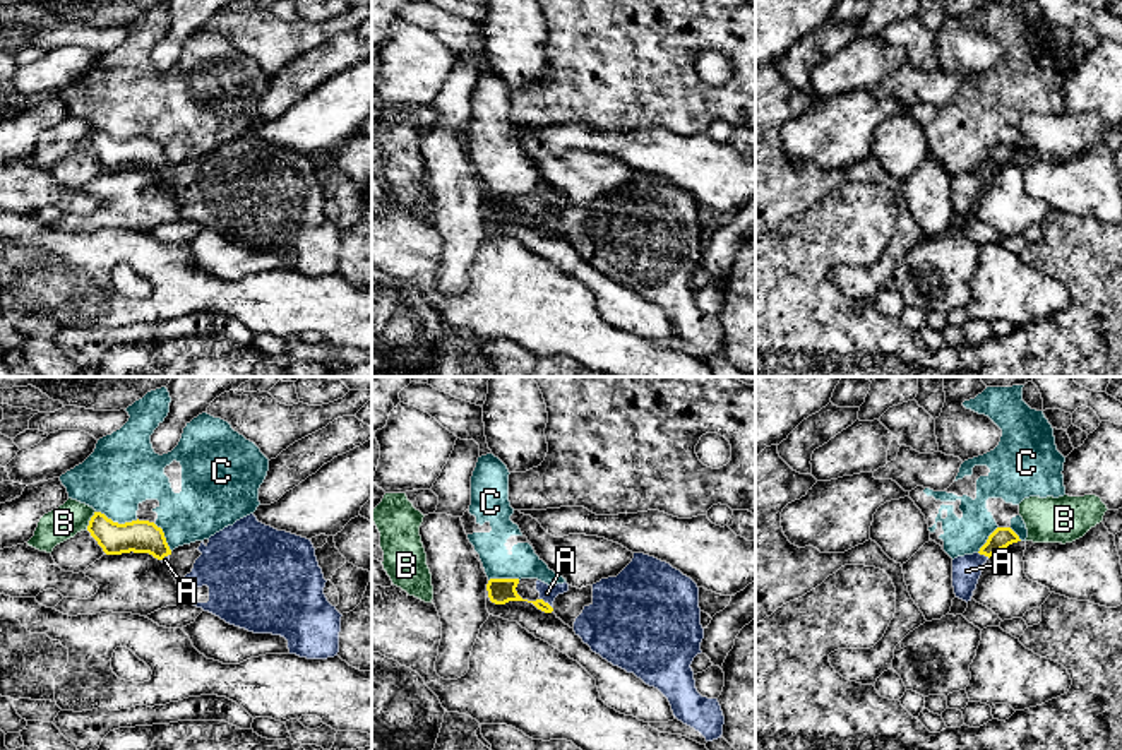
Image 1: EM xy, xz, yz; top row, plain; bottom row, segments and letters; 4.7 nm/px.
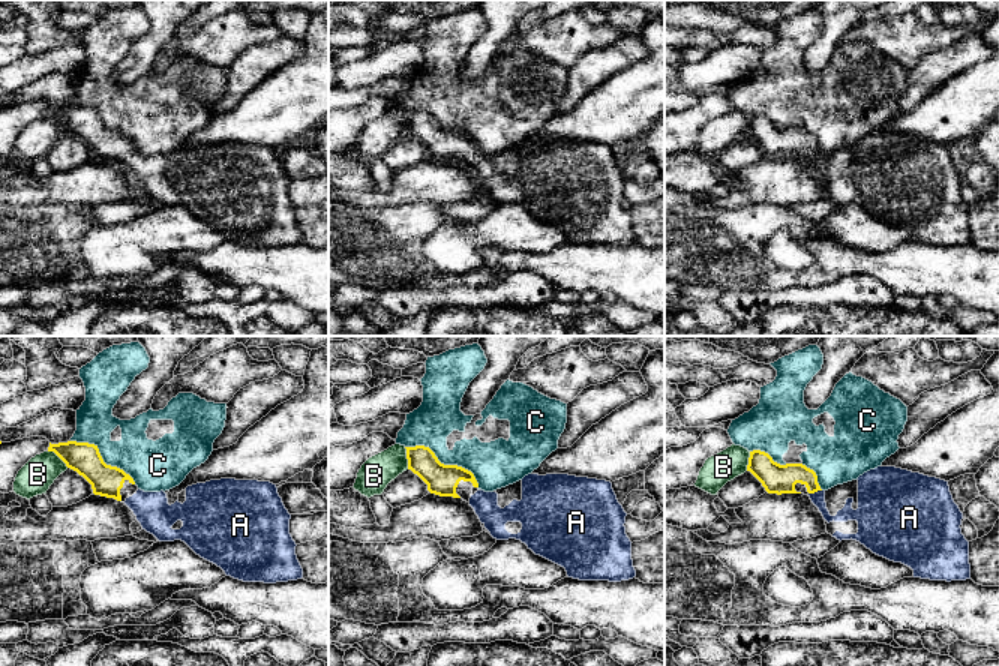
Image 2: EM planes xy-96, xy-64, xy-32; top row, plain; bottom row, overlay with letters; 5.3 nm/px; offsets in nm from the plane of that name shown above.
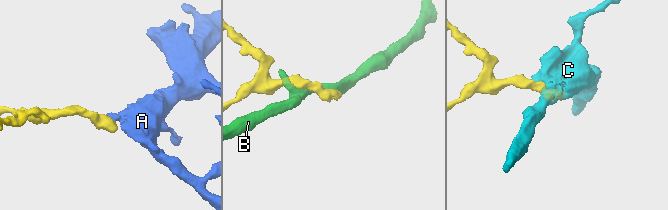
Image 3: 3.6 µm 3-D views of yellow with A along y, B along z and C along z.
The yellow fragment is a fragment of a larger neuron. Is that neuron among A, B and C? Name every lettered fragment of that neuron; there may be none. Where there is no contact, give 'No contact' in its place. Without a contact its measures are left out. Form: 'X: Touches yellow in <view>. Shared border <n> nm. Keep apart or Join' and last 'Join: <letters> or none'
A: Touches yellow in xz. Shared border 80 nm. Join
B: Touches yellow in xy. Shared border 100 nm. Keep apart
C: Touches yellow in xy. Shared border 200 nm. Keep apart
Join: A

